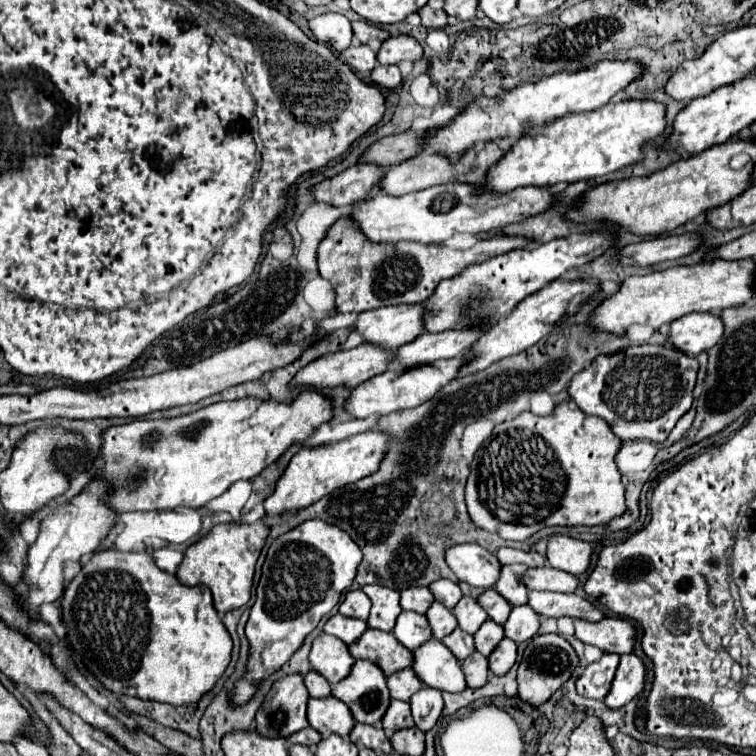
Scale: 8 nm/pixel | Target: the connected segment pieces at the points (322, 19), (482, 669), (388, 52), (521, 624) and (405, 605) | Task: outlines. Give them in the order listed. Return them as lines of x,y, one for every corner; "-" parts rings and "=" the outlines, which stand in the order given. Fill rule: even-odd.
325,13
309,21
309,29
317,37
317,41
327,43
335,51
343,51
351,45
351,23
345,15
339,13
=
473,653
469,655
463,665
461,665
463,673
465,673
465,679
467,679
467,687
483,687
487,683
487,677
489,677
489,669
487,669
487,659
481,655
481,653
=
399,35
399,37
389,37
387,41
383,41
379,53
377,53
377,61
381,65
397,65
401,61
419,61
423,55
421,45
409,37
409,35
=
529,605
513,607
509,619
503,625
505,637
513,639
515,643
533,639
533,635
537,633
537,629
539,629
539,617
537,617
537,613
531,611
=
409,587
401,591
401,609
415,611
415,613
427,613
429,605
433,603
433,595
427,587

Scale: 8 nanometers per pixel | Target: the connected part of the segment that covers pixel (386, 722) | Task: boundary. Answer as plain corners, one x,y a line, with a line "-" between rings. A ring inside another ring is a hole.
393,699
391,705
389,705
389,709
387,709
387,713
385,713
383,719
381,719
381,725
383,725
383,729
385,729
389,735
395,733
395,731
399,731
399,729
415,727
413,717
411,717
411,707
409,707
409,703

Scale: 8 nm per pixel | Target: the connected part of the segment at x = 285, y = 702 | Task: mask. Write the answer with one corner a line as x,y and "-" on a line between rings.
289,675
289,677
283,677
279,679
271,693
267,693
265,701
263,701
263,707
257,711
257,717
255,717
255,731
259,735
265,735
265,737
289,737
297,731
301,731
303,727
307,727
307,717
305,717
305,709
307,709
307,701
309,701
309,693
303,685
303,677
301,675

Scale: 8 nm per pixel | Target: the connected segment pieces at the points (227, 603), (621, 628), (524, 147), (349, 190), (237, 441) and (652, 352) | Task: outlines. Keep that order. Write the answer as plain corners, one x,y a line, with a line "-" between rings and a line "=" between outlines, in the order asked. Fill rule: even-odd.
263,519
255,523
243,523
243,521
219,523
203,539
187,547
185,559
177,569
177,579
189,587
199,583
207,585
213,593
213,605
219,615
239,609
251,597
255,563
257,557
261,555
267,535
269,535
269,525
=
605,617
597,623
575,619
575,637
585,645
595,645
609,653
631,653
635,645
635,627
621,617
=
627,99
619,103
607,103
601,109
581,115
565,115
541,131
529,131
523,135
507,155
489,169
485,191
507,193
523,185
551,187
557,183
575,183
613,173
627,165
635,165
643,159
643,145
657,139
665,131
667,107
653,99
=
357,163
333,179
325,179
323,183
313,187
313,195
317,201
329,203
333,207
347,207
353,205
369,195
377,183
381,183
381,175
385,173
383,167
373,163
=
301,391
291,403
279,403
279,401
263,401
263,399
255,399
255,397
243,397
237,401
221,401
209,407
203,407
191,415
183,415
183,417
175,417
175,419
155,419
155,421
133,421
127,425
117,425
117,427
109,427
103,435
103,447
101,447
101,455
105,457
105,465
101,467
99,475
103,475
107,481
111,479
115,485
115,491
111,493
109,503
117,509
117,511
159,511
159,509
179,509
179,507
203,507
207,501
223,495
235,481
239,479
253,479
257,477
265,467
269,467
271,463
275,463
291,445
303,443
307,441
317,427
321,427
321,423
327,423
333,419
333,401
323,395
321,391
=
637,345
627,347
621,353
599,355
585,371
579,371
569,383
569,395
589,415
597,415
609,423
613,433
621,441
629,439
649,439
663,443
675,423
691,409
693,405
693,387
697,381
699,361
683,351
677,351
673,345

